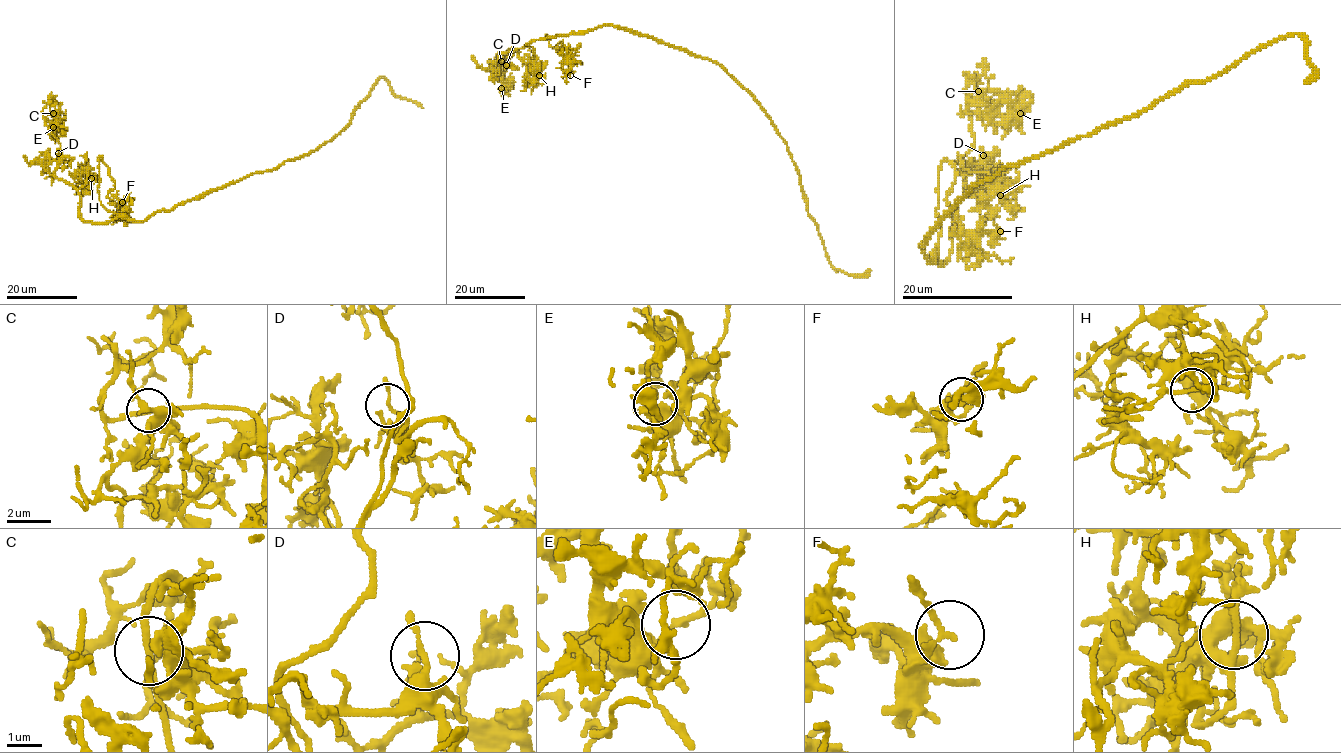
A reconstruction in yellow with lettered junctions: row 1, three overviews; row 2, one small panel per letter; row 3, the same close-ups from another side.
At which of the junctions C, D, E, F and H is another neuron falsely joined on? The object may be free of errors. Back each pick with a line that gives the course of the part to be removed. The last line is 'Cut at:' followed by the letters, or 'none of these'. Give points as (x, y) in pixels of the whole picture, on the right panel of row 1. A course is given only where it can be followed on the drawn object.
Cut at: none of these

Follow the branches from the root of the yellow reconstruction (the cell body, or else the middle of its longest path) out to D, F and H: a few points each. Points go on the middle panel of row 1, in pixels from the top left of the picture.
D: (687, 51), (619, 26), (598, 26), (502, 52), (511, 48), (506, 65)
F: (687, 51), (619, 26), (546, 35), (554, 48), (562, 42), (556, 47), (566, 48), (570, 75)
H: (687, 51), (619, 26), (598, 26), (586, 32), (532, 40), (526, 45), (533, 49), (539, 75)

